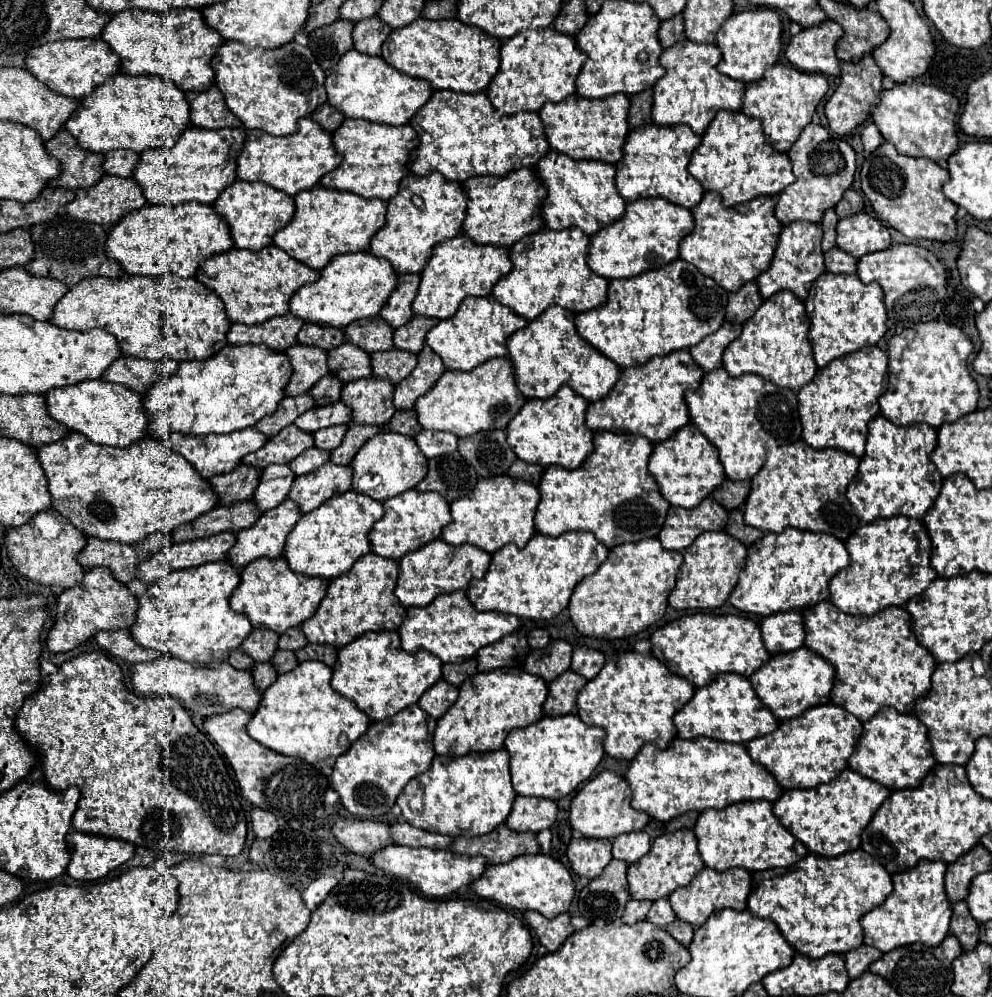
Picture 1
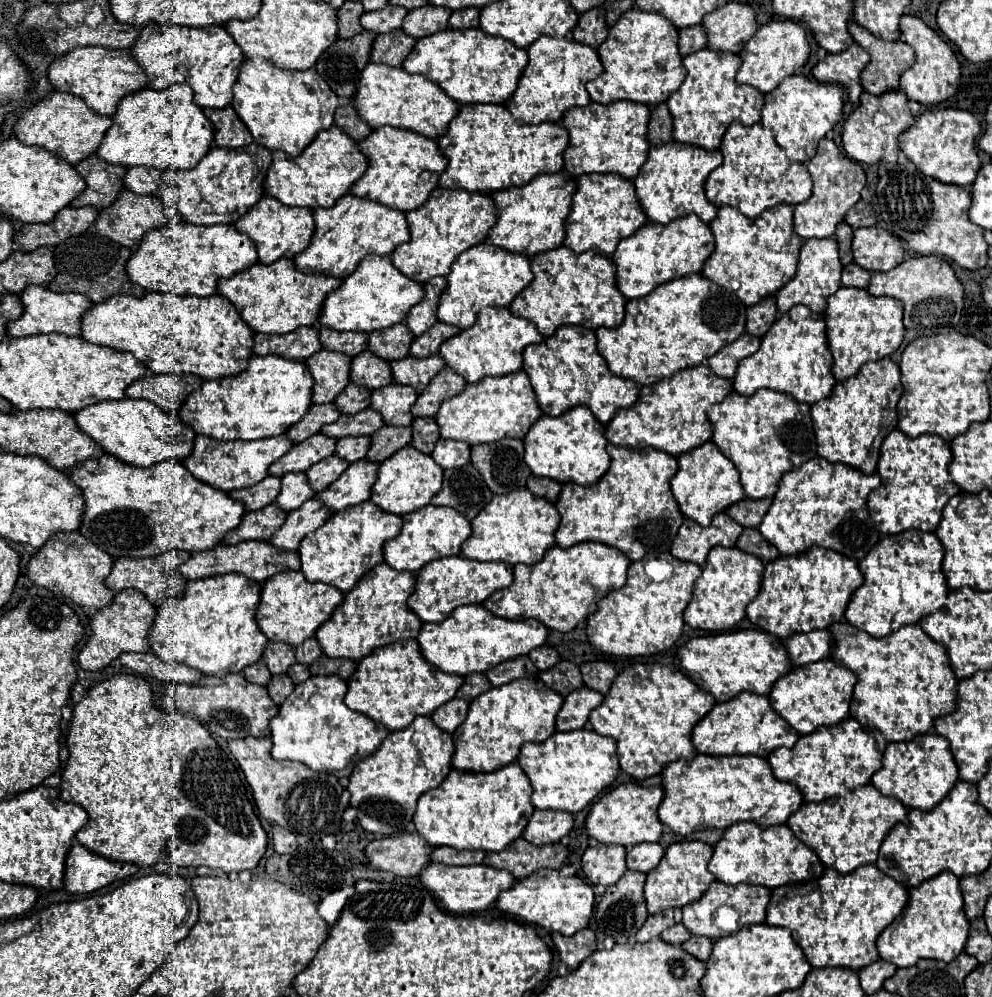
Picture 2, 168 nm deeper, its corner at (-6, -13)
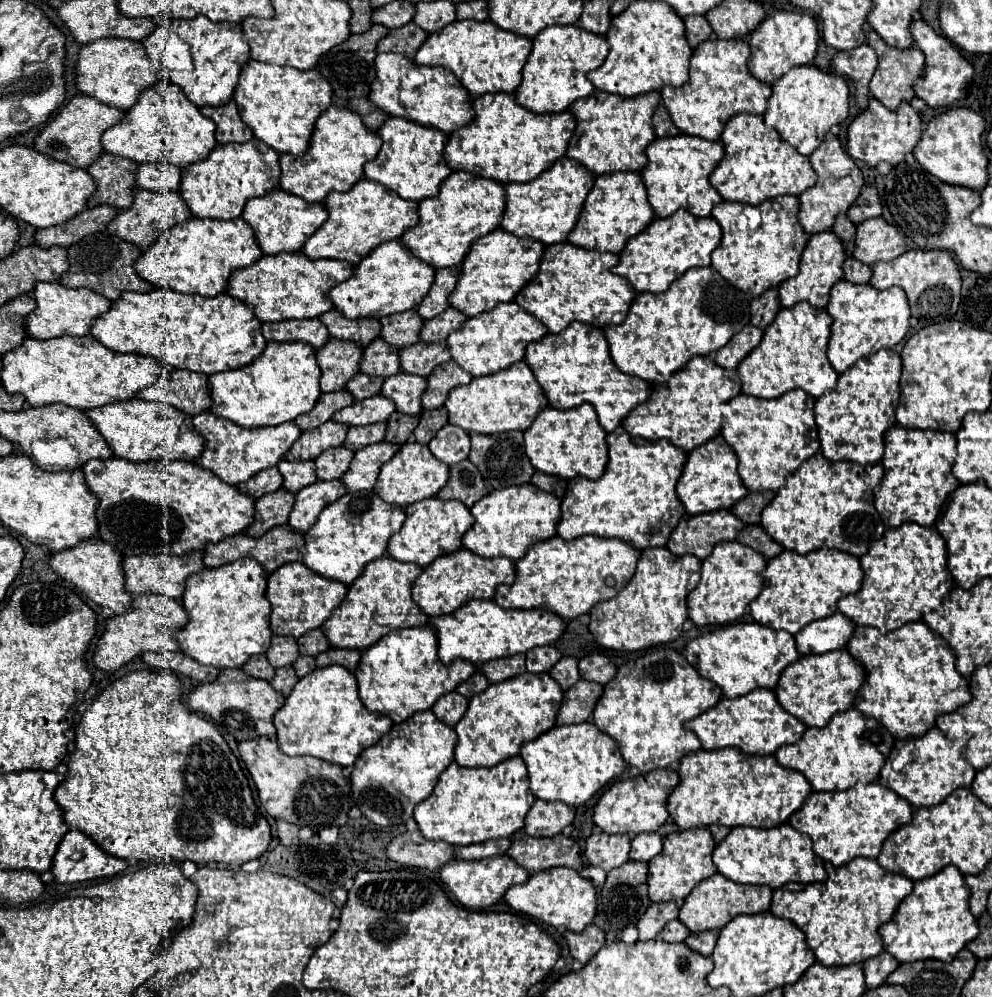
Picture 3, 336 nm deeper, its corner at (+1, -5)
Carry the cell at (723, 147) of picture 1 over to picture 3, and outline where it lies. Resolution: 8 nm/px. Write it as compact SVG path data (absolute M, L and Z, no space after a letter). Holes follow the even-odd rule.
M736 114L732 116L722 132L724 152L726 156L714 168L710 176L710 184L718 190L724 200L730 202L748 202L758 206L764 200L772 200L782 194L794 194L812 188L816 184L816 174L806 156L798 154L792 146L788 146L778 132L768 128L762 116L752 114Z

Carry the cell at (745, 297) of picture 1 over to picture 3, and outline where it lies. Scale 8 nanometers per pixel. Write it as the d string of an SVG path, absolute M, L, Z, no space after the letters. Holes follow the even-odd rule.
M770 288L762 296L752 300L752 304L750 304L750 324L754 324L754 326L764 330L774 320L778 310L780 310L778 290Z

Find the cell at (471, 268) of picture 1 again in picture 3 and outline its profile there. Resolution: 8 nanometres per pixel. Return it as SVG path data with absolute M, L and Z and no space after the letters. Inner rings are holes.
M500 228L474 240L462 260L462 270L458 274L456 288L448 296L450 306L458 308L466 316L474 316L492 310L498 302L514 300L520 288L528 280L532 280L532 276L536 276L542 252L544 244L538 244L536 240L518 240L516 236L502 232Z

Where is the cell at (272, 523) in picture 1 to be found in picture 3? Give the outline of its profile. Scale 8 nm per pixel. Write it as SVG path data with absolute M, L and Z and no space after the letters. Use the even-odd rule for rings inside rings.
M320 480L320 482L314 482L314 484L302 488L296 494L296 502L294 502L294 508L290 512L288 526L294 532L304 534L316 522L318 514L330 502L334 502L336 498L340 498L344 494L346 494L346 488L342 488L342 482L340 480L330 480L330 482Z

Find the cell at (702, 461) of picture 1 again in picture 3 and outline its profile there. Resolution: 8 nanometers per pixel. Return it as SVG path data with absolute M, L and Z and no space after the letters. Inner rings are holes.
M714 436L712 440L704 442L702 446L688 452L688 460L682 468L682 476L676 484L676 494L680 502L684 504L688 514L702 514L702 512L714 512L722 508L730 508L734 502L744 498L748 494L746 486L742 484L738 476L738 462L730 446L720 438Z

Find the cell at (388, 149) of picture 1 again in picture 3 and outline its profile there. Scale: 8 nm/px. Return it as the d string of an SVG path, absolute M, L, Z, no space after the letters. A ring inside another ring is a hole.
M388 118L384 126L376 130L382 140L382 148L374 160L364 166L364 176L374 180L388 190L396 192L400 198L420 202L424 198L438 194L438 184L450 174L444 162L444 148L448 144L448 134L420 124L408 122L404 118Z

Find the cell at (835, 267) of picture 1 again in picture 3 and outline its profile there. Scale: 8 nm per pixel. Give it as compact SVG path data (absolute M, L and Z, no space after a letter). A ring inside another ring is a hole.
M854 258L854 260L844 260L842 270L844 270L844 278L846 278L848 282L854 282L854 284L868 284L868 280L870 280L870 276L872 276L870 266L858 262L856 258Z

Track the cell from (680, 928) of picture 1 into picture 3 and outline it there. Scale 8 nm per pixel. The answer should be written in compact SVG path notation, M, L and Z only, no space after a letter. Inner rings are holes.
M708 930L708 932L700 932L700 934L690 934L684 944L688 948L692 948L694 952L702 954L702 956L710 956L714 946L716 946L716 940L718 940L718 932L714 930Z

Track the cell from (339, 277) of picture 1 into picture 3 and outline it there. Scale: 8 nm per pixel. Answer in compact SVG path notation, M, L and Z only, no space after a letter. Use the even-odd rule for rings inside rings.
M390 240L364 256L360 264L354 266L354 272L346 282L328 290L328 298L346 318L382 318L416 308L430 290L432 282L434 268L414 258L400 240Z

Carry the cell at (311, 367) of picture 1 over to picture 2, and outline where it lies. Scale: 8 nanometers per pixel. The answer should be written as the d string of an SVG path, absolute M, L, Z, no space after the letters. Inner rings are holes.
M321 350L305 362L315 378L313 404L333 402L341 394L341 390L349 384L349 372L351 372L349 356L341 352Z

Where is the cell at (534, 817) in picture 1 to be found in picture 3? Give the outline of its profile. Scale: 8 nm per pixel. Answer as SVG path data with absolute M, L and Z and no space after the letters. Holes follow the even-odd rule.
M536 800L526 814L524 832L530 836L554 836L572 824L574 812L562 802Z

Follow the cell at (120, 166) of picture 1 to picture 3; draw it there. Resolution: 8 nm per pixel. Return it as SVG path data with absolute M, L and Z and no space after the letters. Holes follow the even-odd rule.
M138 164L136 172L136 188L142 190L178 190L182 168L174 164Z

